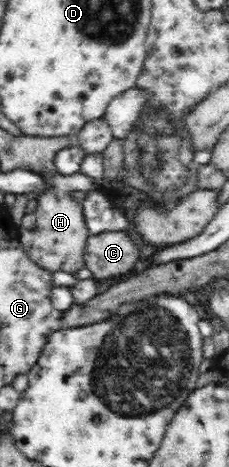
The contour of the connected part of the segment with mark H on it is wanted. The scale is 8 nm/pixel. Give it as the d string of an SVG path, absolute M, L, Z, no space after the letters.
M82 172L73 174L54 174L42 173L44 179L44 189L36 195L38 199L37 207L35 208L36 227L34 229L19 228L19 243L20 247L31 257L33 263L39 267L46 269L48 272L54 274L63 271L70 274L77 274L84 268L83 254L86 247L87 239L91 236L88 226L85 222L83 214L83 206L80 206L77 201L72 198L74 191L92 191L95 189L93 177L88 177Z

